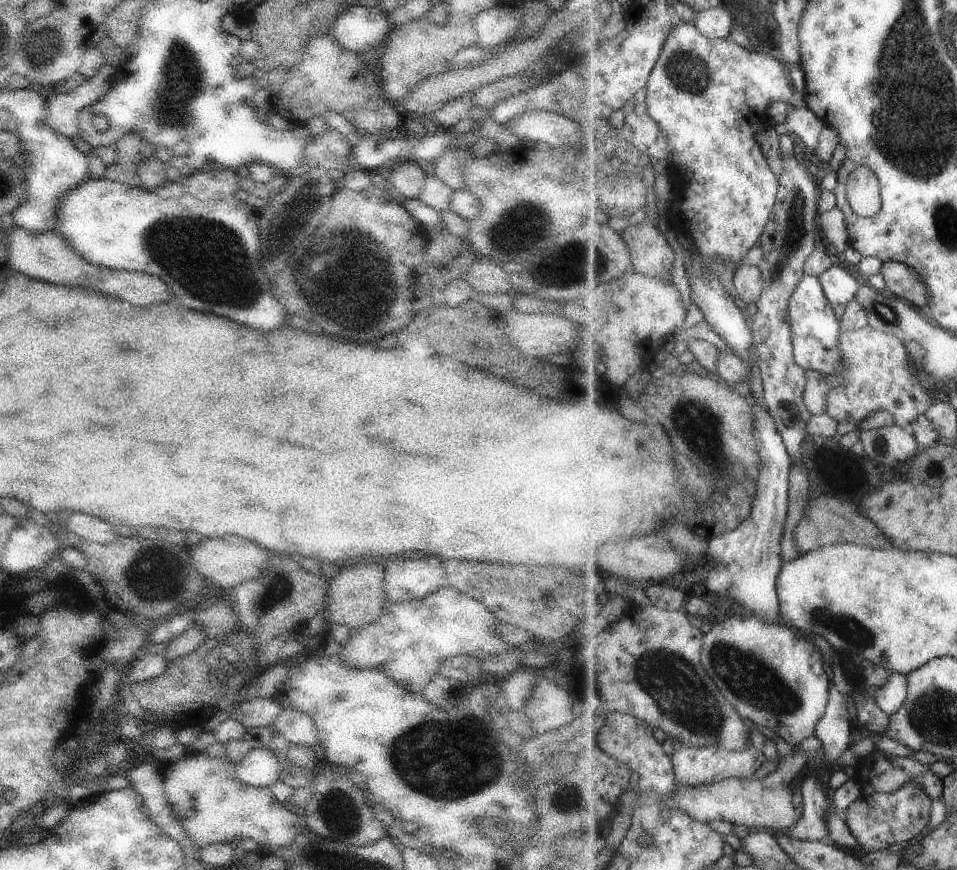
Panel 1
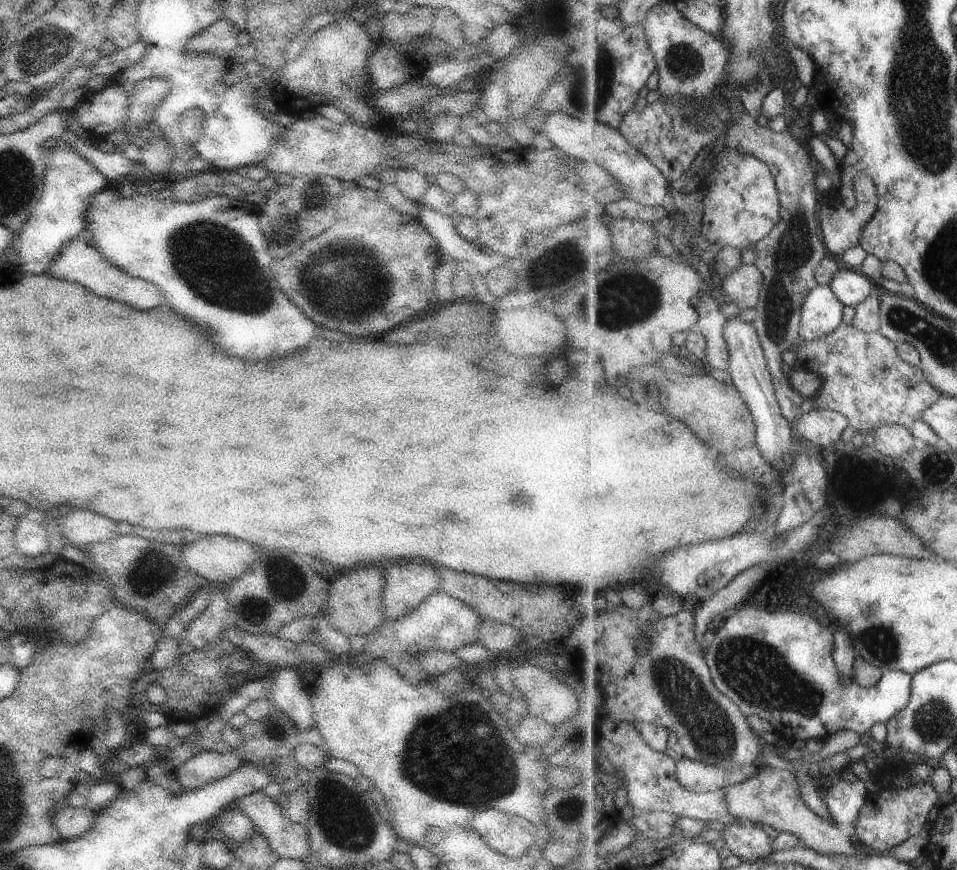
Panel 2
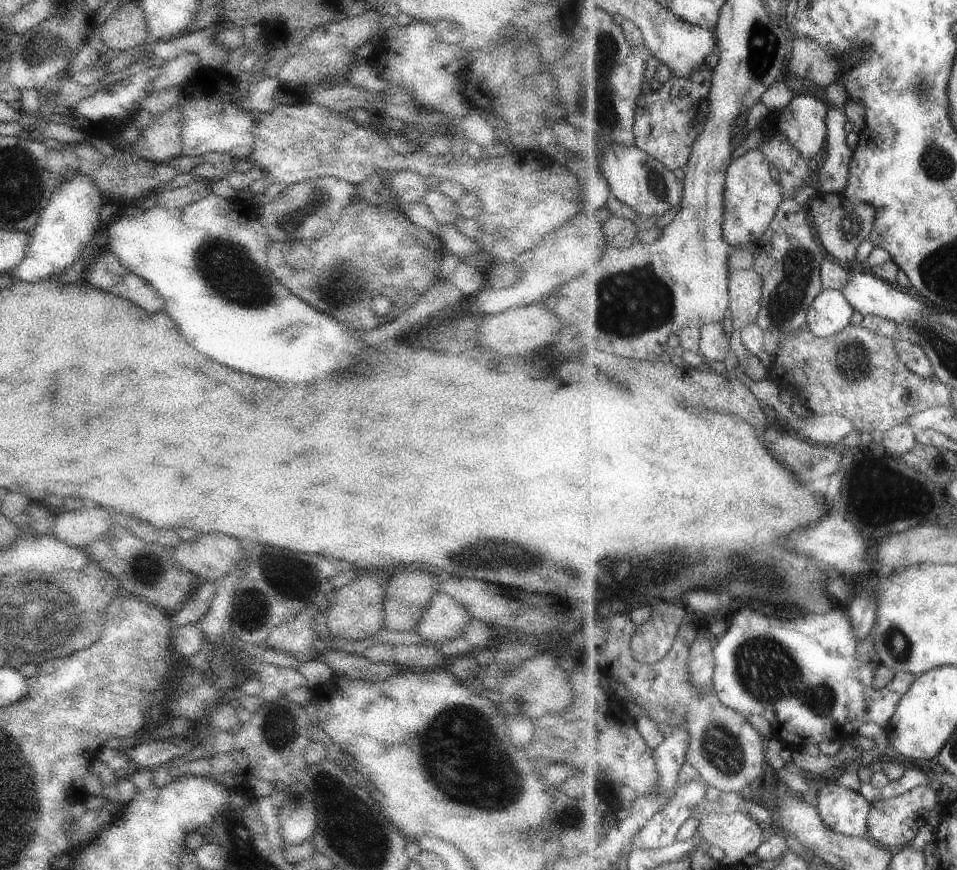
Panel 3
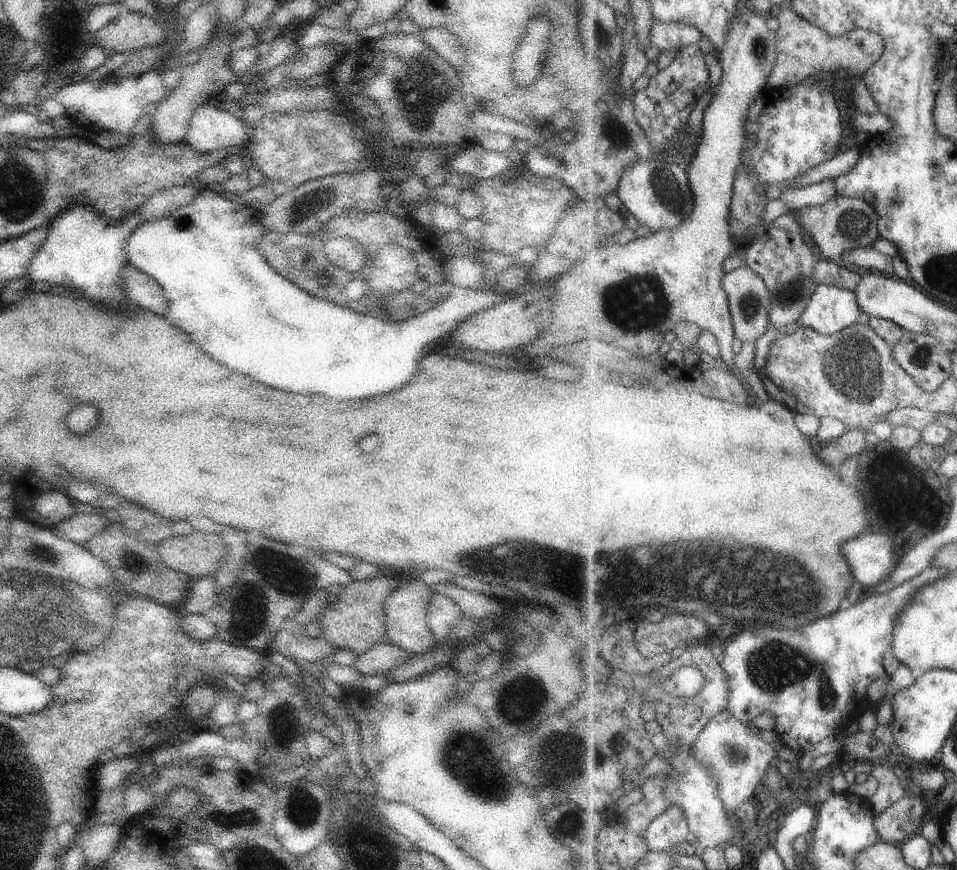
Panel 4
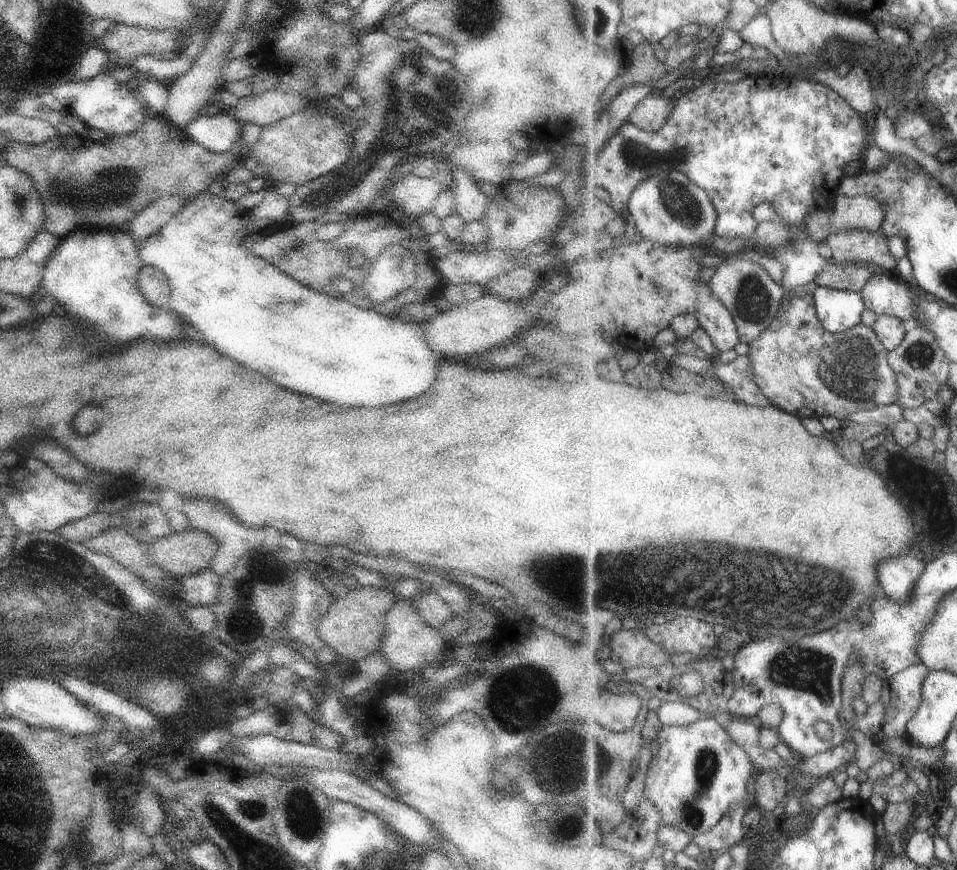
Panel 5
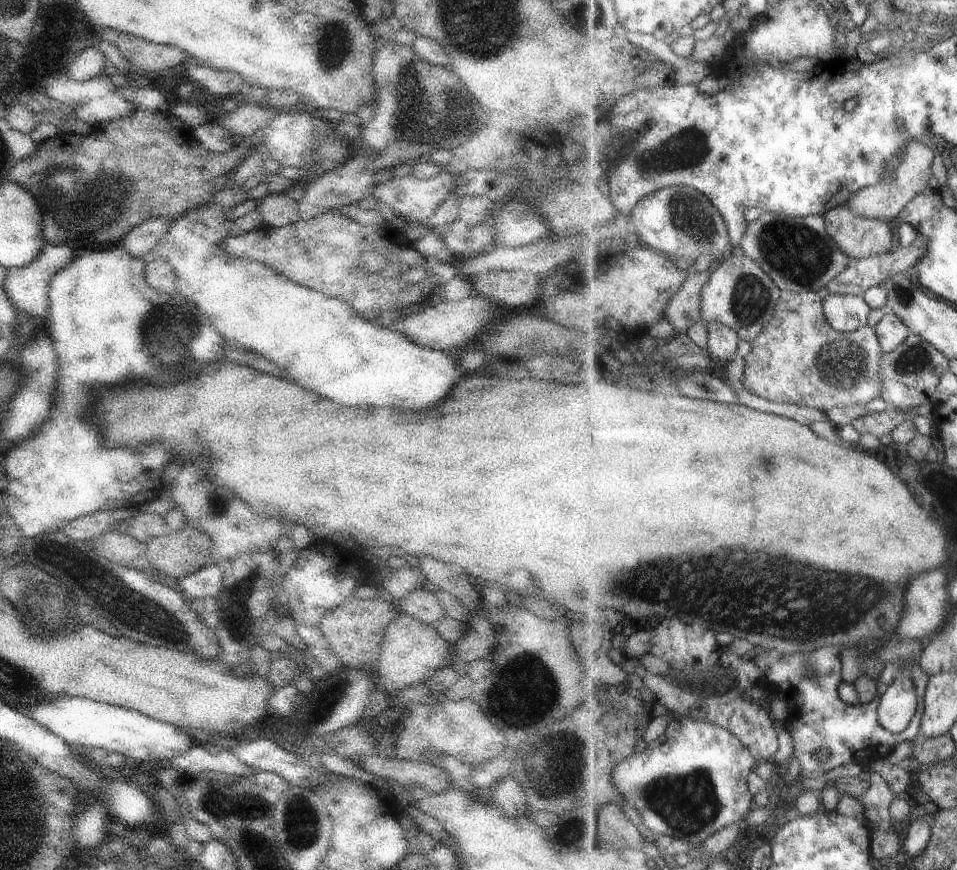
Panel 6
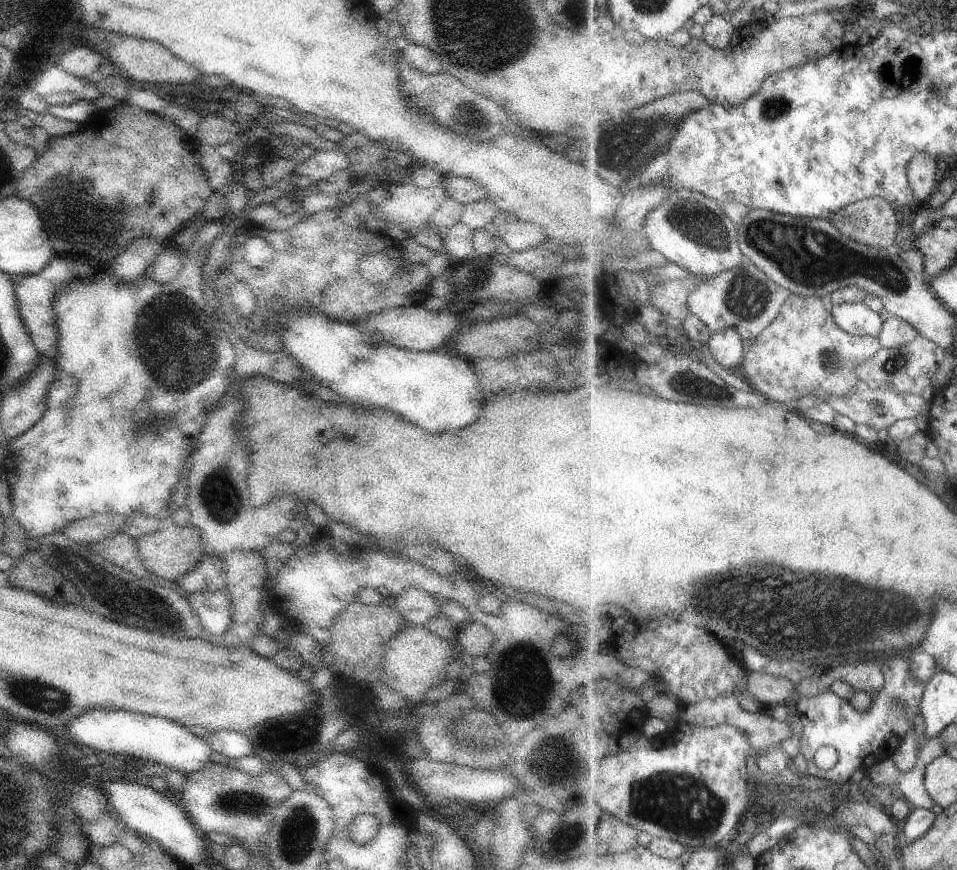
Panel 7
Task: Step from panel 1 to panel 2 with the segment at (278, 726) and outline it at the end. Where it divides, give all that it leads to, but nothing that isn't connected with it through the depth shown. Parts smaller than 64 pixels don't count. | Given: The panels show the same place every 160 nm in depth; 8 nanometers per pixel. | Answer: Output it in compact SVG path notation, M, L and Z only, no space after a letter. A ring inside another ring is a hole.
M292 667L277 668L271 675L273 684L271 684L268 698L275 703L279 711L285 713L291 719L299 734L303 734L304 731L314 728L314 720L308 694L303 690L297 670Z

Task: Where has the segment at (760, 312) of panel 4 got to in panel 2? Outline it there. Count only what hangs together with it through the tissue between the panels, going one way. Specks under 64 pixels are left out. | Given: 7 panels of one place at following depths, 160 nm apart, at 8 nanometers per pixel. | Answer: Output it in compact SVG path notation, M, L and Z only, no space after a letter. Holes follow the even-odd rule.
M756 264L743 265L723 279L721 288L731 298L731 308L756 308L764 288L764 276Z

